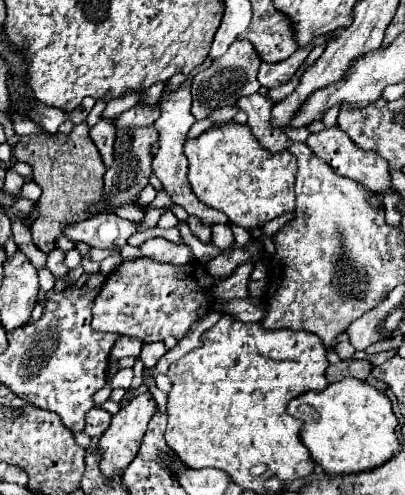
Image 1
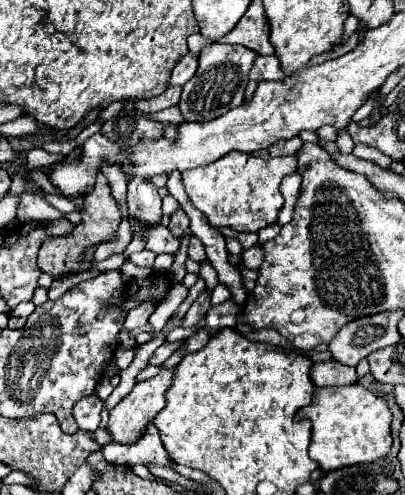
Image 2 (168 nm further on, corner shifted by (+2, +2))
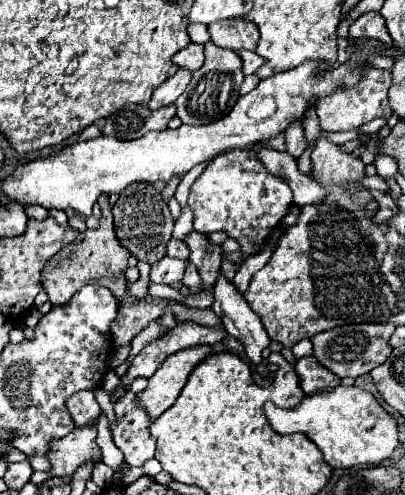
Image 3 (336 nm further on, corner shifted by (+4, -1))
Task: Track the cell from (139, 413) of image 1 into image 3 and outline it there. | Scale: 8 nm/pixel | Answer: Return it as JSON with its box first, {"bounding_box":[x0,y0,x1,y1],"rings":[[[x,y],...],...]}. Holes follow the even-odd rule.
{"bounding_box":[136,345,212,419],"rings":[[[210,345],[190,347],[170,355],[162,363],[162,367],[150,377],[148,389],[138,393],[136,401],[140,401],[140,405],[148,411],[148,415],[152,415],[152,419],[158,419],[158,415],[174,405],[192,369],[200,365],[208,355],[212,355]]]}

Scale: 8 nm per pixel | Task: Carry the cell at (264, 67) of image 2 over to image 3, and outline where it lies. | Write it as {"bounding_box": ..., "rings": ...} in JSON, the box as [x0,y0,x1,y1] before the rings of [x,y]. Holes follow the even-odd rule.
{"bounding_box":[238,51,266,75],"rings":[[[238,51],[238,55],[240,55],[240,59],[242,59],[242,71],[244,71],[244,75],[254,73],[260,65],[266,63],[266,61],[260,59],[254,51]]]}

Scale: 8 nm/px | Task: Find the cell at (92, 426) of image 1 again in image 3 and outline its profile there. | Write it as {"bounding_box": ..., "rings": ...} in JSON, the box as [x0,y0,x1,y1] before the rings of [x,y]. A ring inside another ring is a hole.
{"bounding_box":[66,391,102,427],"rings":[[[78,391],[74,393],[68,401],[66,401],[66,407],[74,419],[74,423],[78,427],[84,427],[84,425],[92,425],[96,423],[98,415],[102,413],[98,401],[94,399],[94,393],[92,391]]]}

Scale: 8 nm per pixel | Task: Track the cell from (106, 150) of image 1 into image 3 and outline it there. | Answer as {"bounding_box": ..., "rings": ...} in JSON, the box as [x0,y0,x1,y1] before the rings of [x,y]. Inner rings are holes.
{"bounding_box":[166,239,190,259],"rings":[[[172,239],[168,243],[168,247],[166,247],[166,255],[168,257],[176,257],[176,259],[188,259],[190,251],[188,251],[188,247],[180,239]]]}

